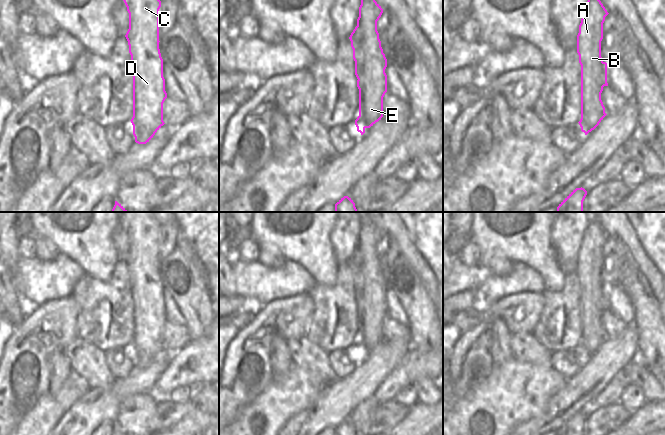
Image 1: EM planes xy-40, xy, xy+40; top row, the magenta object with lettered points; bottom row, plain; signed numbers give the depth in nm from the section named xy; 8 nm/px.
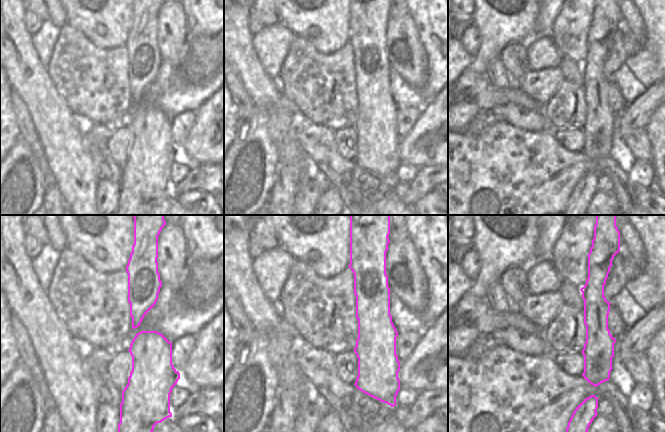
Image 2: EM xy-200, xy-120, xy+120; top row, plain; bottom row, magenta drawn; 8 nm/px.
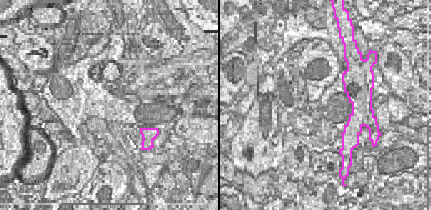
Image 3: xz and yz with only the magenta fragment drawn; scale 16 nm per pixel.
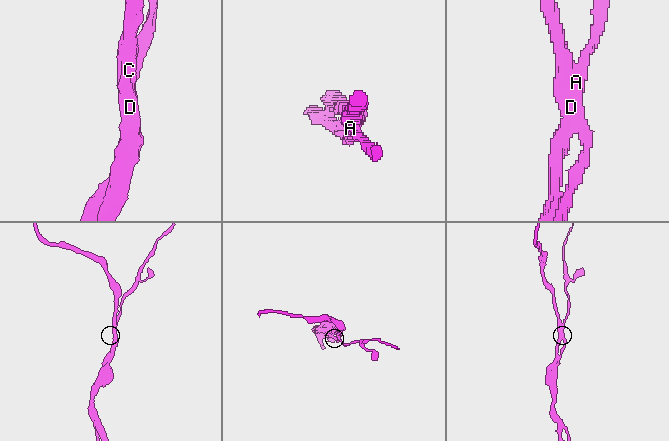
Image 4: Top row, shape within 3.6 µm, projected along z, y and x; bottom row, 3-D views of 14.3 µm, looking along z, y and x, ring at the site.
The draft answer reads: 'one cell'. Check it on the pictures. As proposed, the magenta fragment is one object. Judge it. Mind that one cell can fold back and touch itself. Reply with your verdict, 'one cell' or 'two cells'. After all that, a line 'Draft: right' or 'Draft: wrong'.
two cells
Draft: wrong

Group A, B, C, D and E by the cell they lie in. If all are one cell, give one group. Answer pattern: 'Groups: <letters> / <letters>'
Groups: A B / C D E.

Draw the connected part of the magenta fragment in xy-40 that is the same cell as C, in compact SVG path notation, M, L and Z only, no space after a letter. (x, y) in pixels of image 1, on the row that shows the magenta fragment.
M123 0L129 13L129 29L125 35L131 55L133 75L133 125L135 142L146 144L165 124L163 103L167 98L163 77L163 59L159 49L159 9L160 0Z

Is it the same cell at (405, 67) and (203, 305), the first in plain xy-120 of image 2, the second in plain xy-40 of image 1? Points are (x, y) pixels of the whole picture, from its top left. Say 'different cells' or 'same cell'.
same cell

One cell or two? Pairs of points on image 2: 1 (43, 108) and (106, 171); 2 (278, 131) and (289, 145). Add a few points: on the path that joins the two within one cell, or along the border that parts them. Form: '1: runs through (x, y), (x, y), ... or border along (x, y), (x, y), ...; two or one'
1: border along (83, 135), (83, 145), (102, 177); two
2: border along (291, 127), (286, 138), (278, 146), (278, 155); two

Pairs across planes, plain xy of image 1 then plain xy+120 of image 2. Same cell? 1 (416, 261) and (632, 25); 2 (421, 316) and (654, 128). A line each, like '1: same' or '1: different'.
1: same
2: same

